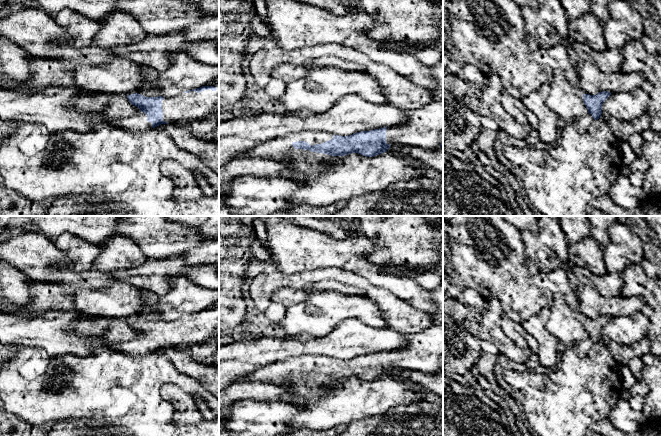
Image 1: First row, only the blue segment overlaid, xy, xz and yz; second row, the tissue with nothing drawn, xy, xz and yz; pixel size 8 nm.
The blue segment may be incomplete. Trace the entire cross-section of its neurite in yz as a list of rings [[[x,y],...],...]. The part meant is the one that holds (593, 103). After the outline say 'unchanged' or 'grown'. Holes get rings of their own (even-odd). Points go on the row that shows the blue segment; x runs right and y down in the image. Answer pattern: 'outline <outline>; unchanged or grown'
outline [[[607,91],[599,92],[596,95],[583,94],[583,101],[588,109],[588,113],[574,121],[581,133],[588,130],[594,121],[601,117],[602,105],[610,95],[611,93]]]; grown

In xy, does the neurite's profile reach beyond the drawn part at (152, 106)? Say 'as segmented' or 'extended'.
extended

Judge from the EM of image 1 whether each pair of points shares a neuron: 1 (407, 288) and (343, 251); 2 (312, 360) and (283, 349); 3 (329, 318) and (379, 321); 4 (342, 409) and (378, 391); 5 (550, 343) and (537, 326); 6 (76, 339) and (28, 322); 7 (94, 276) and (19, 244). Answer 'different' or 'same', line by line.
1: same
2: different
3: same
4: same
5: same
6: same
7: same

